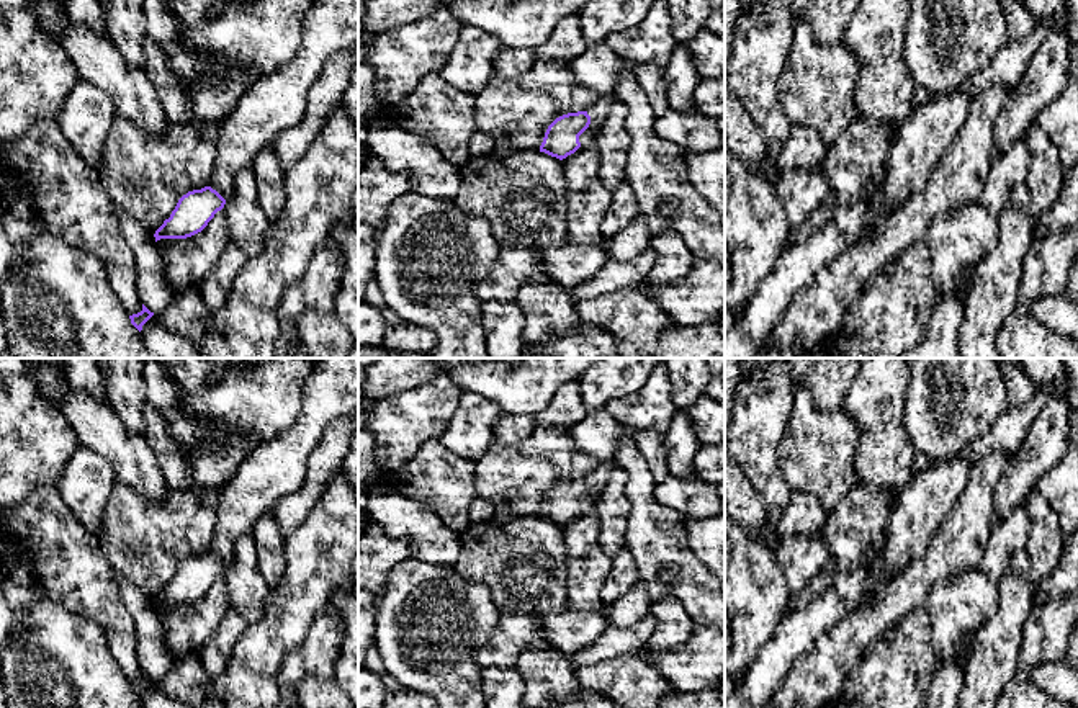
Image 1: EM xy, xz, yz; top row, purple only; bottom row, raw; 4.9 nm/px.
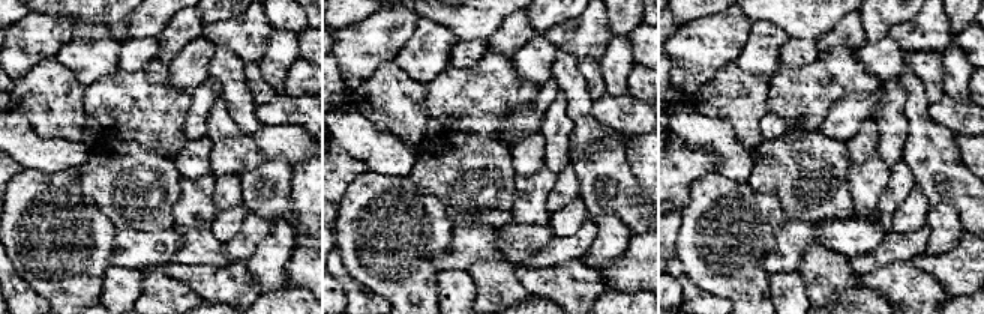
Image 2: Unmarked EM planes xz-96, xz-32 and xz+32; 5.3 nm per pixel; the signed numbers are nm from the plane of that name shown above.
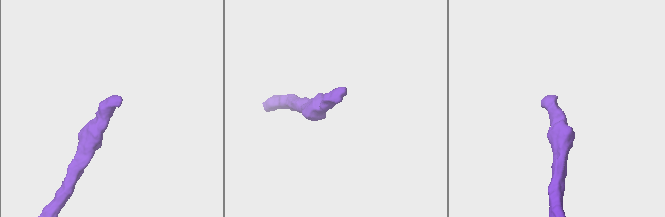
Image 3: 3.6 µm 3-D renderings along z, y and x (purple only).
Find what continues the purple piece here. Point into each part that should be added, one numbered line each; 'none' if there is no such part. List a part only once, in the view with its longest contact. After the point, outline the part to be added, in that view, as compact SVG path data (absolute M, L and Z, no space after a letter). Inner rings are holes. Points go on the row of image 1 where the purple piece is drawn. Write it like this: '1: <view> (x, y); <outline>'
1: xz (599, 110); M613 95L600 96L589 110L587 114L591 116L589 128L579 136L581 146L594 142L595 132L599 124L605 119L609 114L610 105L612 105Z

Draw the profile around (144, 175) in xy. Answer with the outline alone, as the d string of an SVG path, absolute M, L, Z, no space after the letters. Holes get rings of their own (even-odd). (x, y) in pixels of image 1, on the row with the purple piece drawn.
M115 116L98 170L113 208L133 216L144 229L155 234L183 195L209 186L218 132L219 126L213 123L180 123L170 124L162 136L152 136L123 116Z

